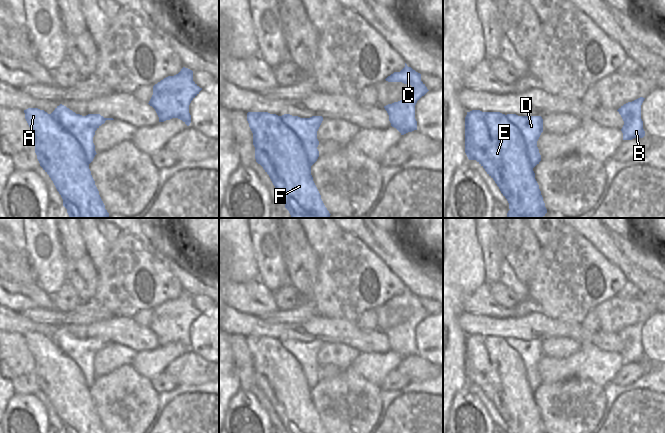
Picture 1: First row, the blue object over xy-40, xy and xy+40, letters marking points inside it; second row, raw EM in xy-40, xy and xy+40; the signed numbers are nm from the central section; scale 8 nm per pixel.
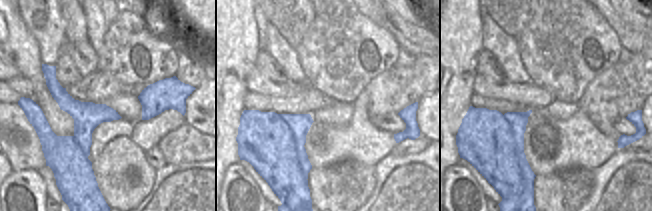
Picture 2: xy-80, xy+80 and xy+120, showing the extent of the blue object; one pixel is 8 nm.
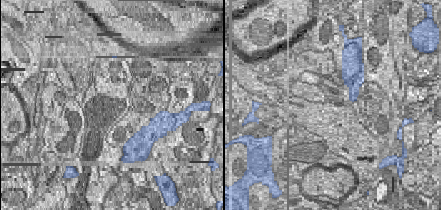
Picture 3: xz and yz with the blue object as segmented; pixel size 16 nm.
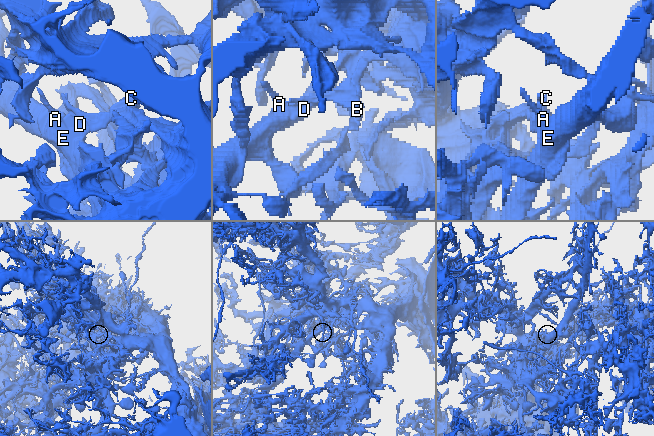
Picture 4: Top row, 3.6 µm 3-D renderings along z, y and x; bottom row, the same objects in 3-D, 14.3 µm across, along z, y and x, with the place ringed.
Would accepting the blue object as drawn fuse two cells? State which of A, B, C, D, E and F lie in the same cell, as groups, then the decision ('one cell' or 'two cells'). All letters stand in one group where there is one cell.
groups A E F / B C D; two cells

